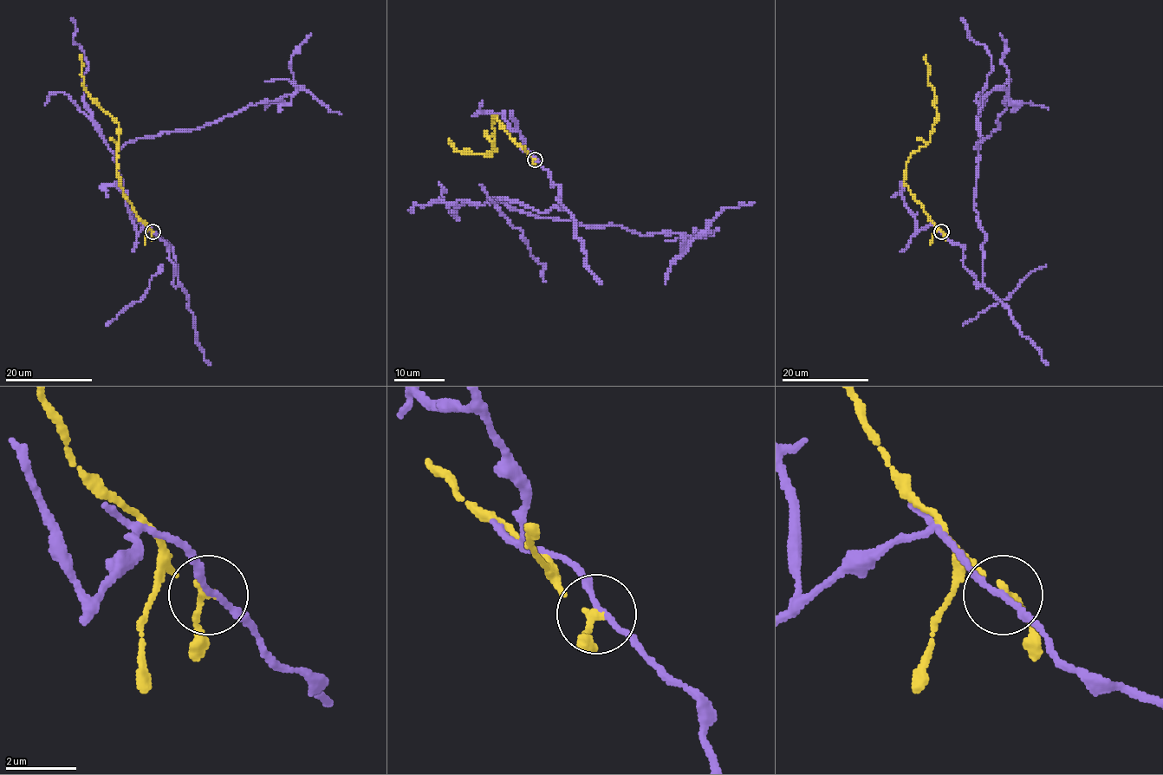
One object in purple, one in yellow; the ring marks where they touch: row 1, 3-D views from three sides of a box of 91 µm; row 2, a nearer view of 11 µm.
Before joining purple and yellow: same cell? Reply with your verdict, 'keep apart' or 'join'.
keep apart

